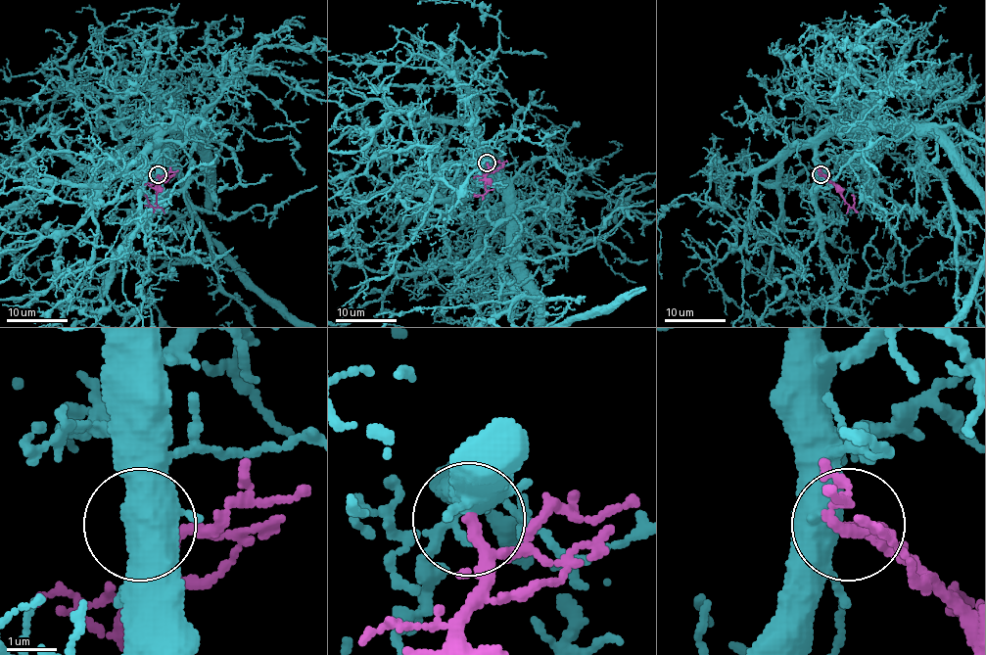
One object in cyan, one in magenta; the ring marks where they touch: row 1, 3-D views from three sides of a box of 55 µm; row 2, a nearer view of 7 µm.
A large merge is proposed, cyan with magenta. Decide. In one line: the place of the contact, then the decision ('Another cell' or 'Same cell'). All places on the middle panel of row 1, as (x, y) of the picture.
Place: (487, 163). Same cell

